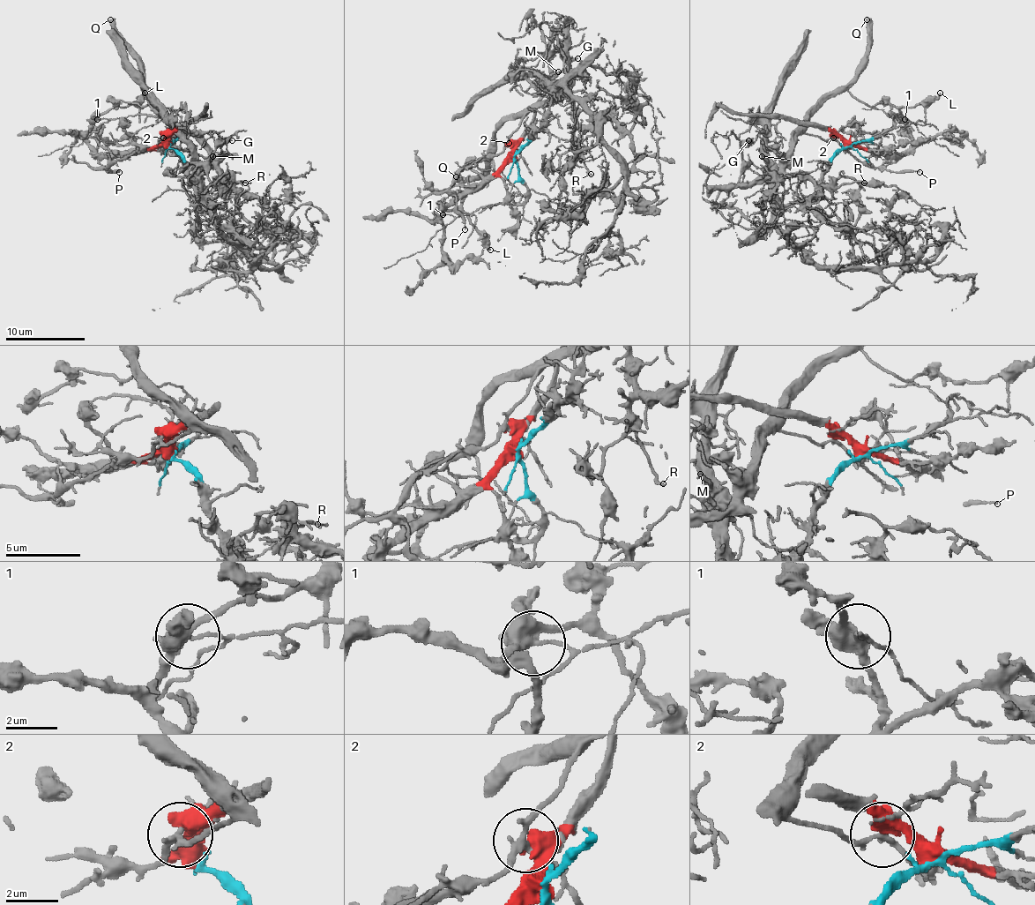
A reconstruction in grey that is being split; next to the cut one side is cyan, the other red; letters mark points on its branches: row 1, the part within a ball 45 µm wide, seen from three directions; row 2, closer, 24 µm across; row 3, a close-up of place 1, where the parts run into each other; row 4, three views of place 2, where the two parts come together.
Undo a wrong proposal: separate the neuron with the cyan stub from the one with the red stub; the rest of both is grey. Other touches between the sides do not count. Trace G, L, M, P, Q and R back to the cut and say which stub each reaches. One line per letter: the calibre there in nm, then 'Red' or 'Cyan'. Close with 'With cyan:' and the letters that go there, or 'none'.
G: Thickness 360 nm. Cyan
L: Thickness 220 nm. Red
M: Thickness 180 nm. Cyan
P: Thickness 140 nm. Cyan
Q: Thickness 550 nm. Cyan
R: Thickness 220 nm. Cyan
With cyan: G, M, P, Q, R

